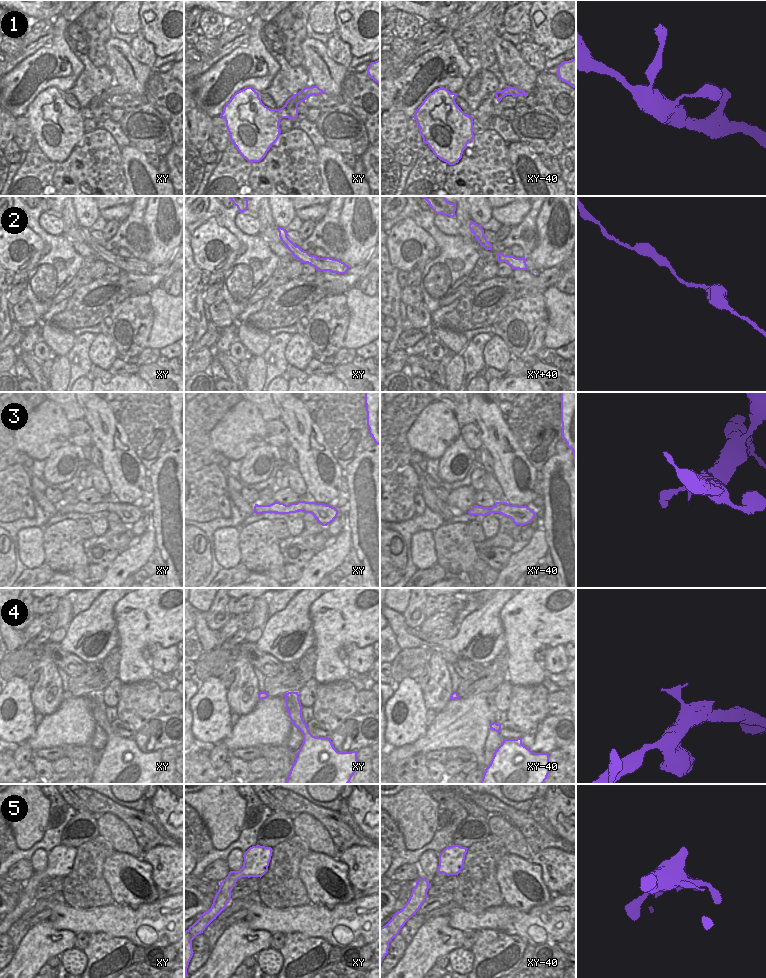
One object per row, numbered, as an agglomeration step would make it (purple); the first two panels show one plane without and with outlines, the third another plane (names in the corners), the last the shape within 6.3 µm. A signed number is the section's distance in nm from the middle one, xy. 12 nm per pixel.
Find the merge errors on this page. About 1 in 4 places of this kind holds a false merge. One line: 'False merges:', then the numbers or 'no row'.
False merges: no row

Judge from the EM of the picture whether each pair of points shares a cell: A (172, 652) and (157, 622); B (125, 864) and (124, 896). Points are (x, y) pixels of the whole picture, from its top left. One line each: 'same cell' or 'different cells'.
A: different cells
B: same cell

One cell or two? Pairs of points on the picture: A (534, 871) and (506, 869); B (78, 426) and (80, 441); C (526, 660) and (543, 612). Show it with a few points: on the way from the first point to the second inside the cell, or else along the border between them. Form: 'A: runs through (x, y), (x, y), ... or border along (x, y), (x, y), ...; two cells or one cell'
A: runs through (527, 871), (513, 869); one cell
B: runs through (80, 430), (80, 437); one cell
C: runs through (526, 648), (526, 630), (531, 624); one cell

